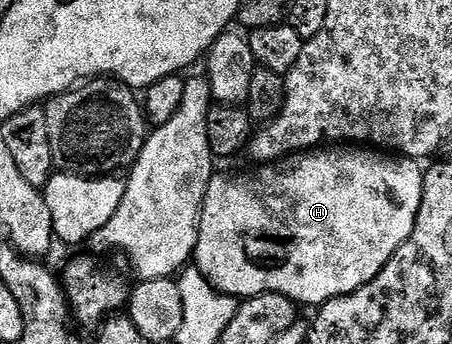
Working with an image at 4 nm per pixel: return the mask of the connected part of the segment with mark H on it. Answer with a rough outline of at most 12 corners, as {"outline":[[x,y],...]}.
{"outline":[[321,147],[209,180],[195,268],[326,305],[411,235],[420,160]]}

